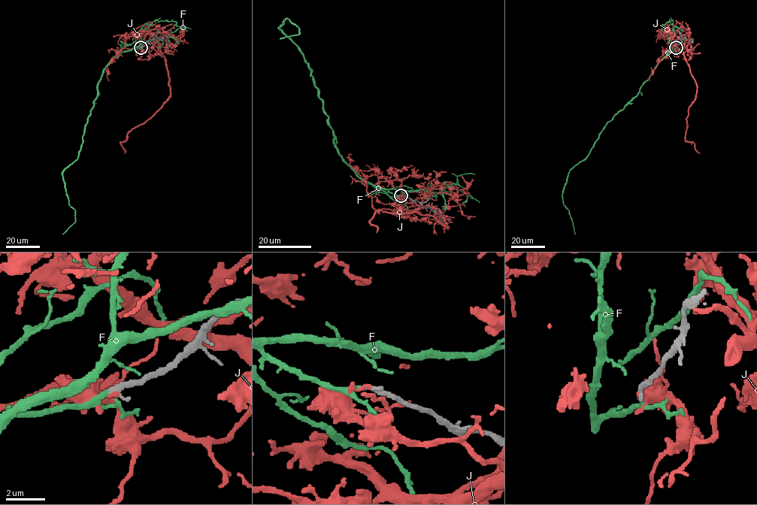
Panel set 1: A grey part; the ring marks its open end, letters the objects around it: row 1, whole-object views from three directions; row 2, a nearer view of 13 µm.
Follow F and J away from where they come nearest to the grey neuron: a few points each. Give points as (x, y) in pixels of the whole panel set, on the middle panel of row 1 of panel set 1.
F: (401, 195), (363, 180), (343, 161), (310, 68), (280, 28), (286, 19), (298, 27), (298, 34), (280, 39)
J: (401, 195), (406, 203), (435, 208), (447, 228), (431, 216), (378, 210), (370, 222), (376, 233)

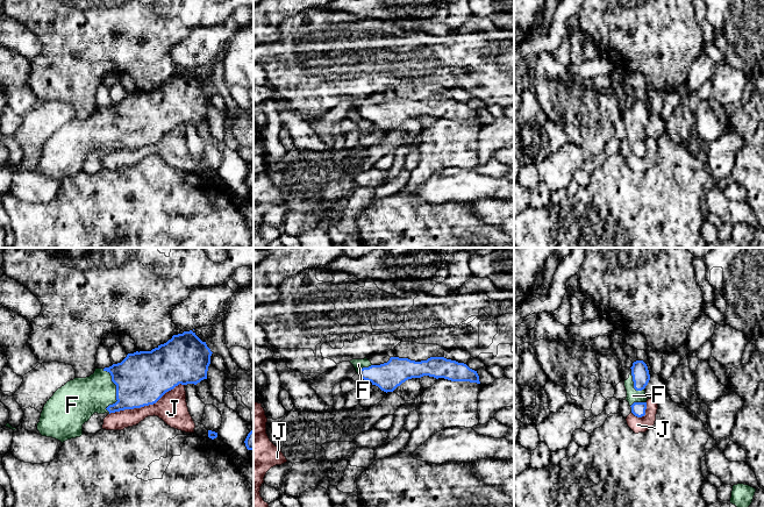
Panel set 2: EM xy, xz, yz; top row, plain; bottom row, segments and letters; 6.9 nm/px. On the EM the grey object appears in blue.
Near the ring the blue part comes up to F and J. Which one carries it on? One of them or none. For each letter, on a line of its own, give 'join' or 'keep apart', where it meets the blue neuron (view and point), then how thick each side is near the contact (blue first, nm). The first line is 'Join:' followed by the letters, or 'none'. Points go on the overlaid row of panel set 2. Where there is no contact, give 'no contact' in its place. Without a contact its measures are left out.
Join: F
F: join; contact xy (116, 391); calibres 380 and 280 nm
J: keep apart; contact xy (147, 405); calibres 380 and 220 nm

